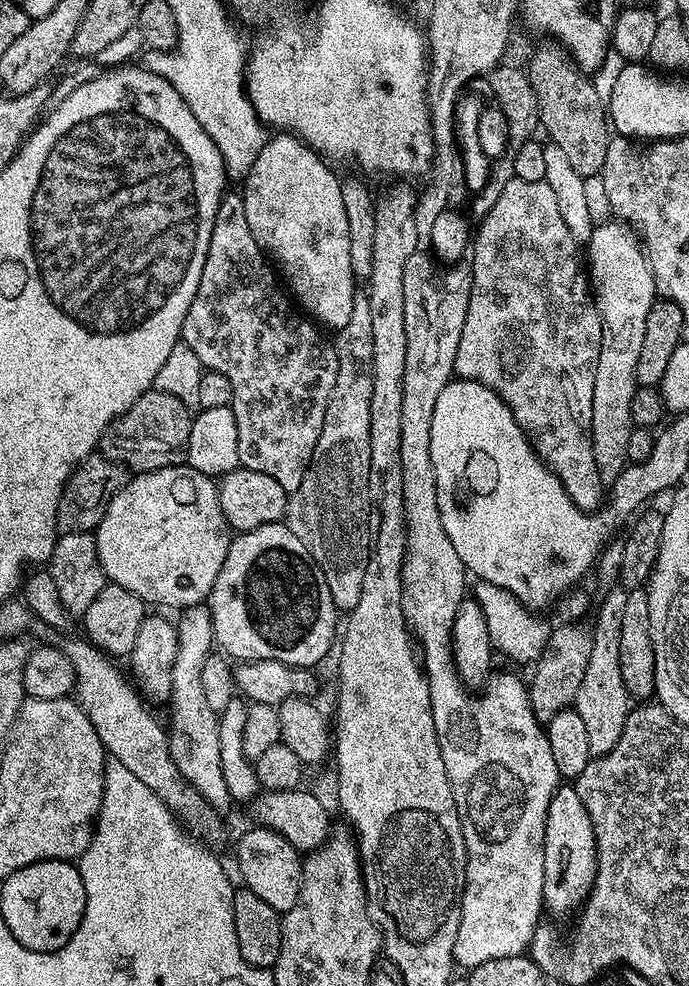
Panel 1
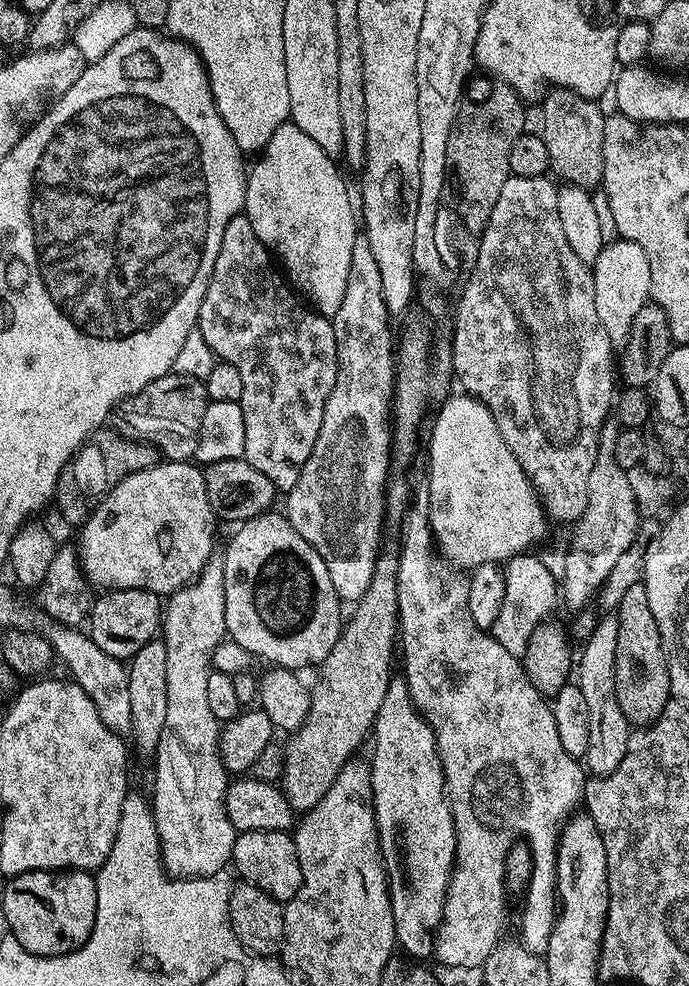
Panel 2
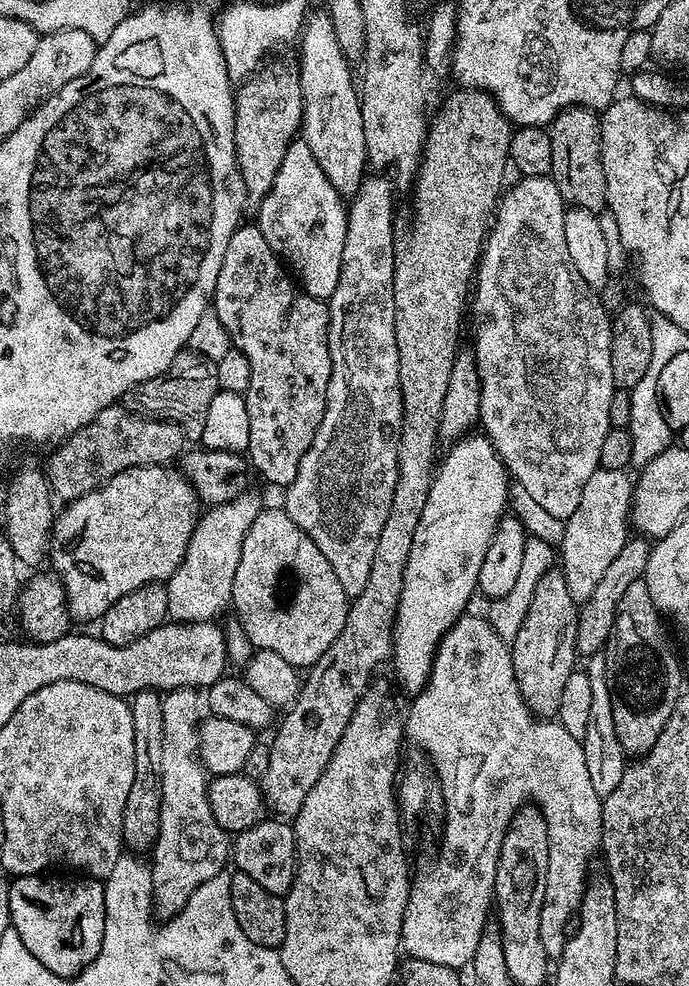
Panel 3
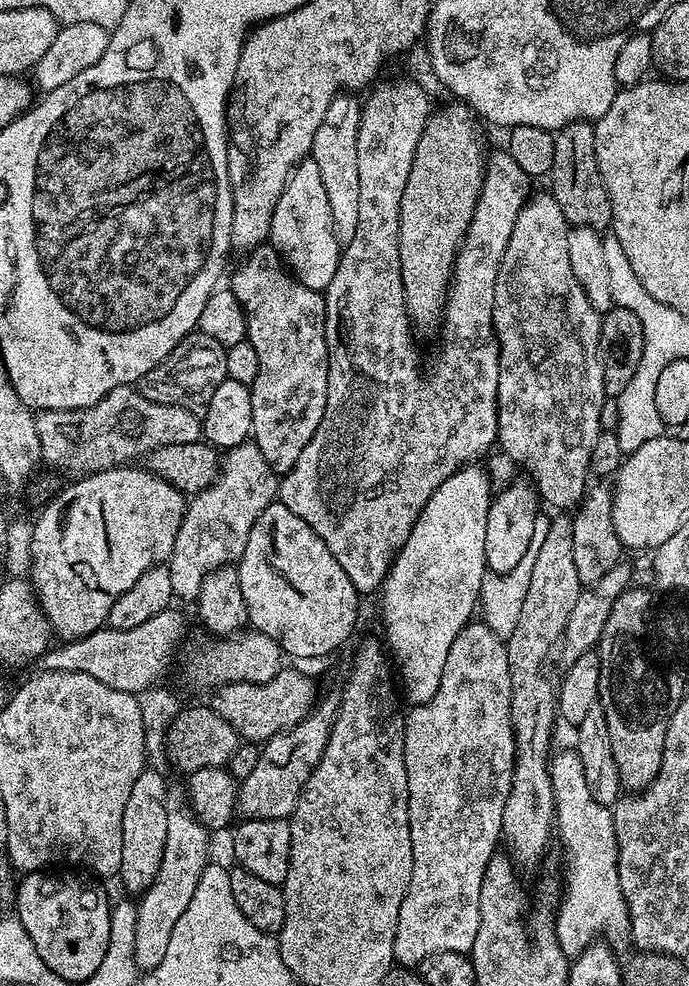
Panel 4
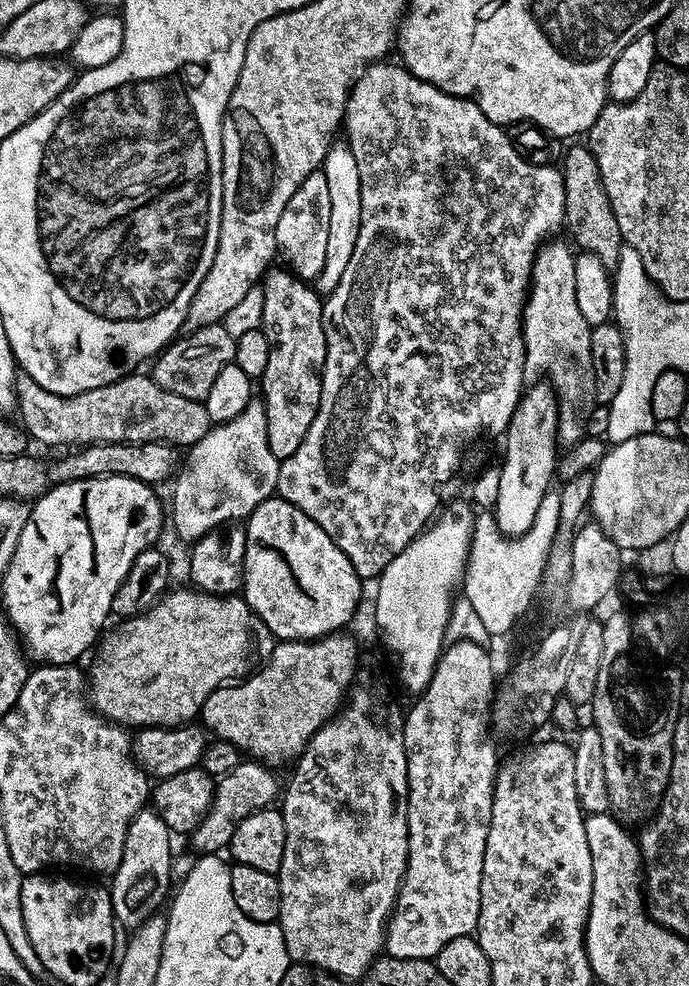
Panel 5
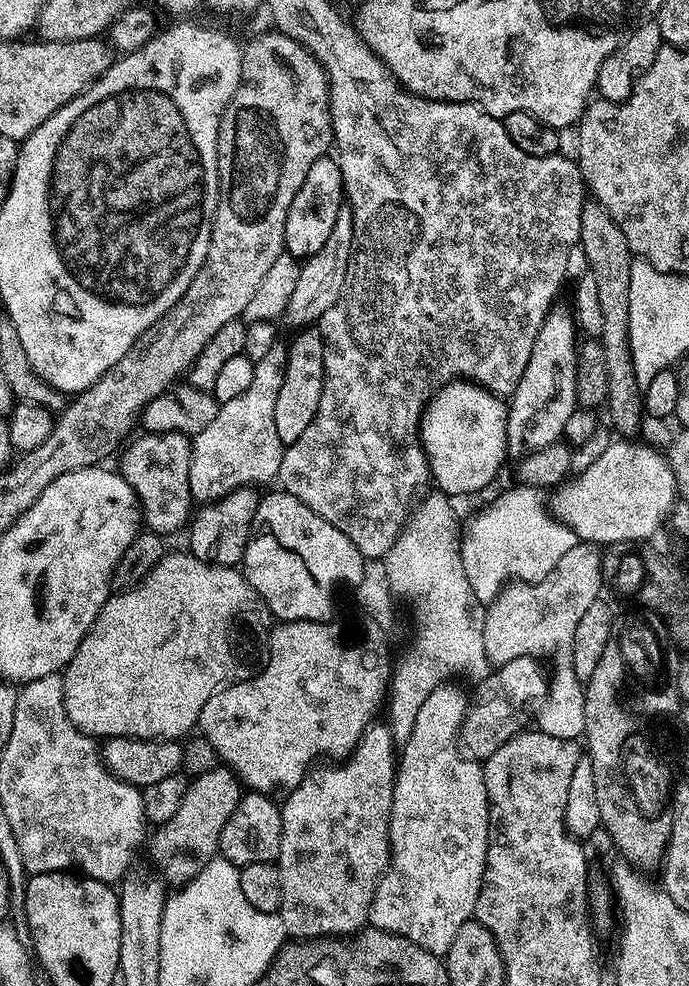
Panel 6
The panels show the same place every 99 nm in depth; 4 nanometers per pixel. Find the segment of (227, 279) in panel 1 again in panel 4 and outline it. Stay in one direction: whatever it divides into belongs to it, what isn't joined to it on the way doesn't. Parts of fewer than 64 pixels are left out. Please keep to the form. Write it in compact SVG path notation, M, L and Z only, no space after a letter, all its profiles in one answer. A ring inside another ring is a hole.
M253 251L245 259L249 260L232 276L230 291L236 296L241 308L250 309L246 316L248 321L246 339L254 346L254 350L258 350L258 378L254 378L250 386L251 439L258 446L258 450L262 450L262 458L266 458L272 471L283 474L295 466L298 458L302 458L302 450L306 450L310 438L314 438L314 430L318 430L322 414L326 410L328 397L328 343L324 333L326 300L321 293L310 290L295 276L285 271L281 261L271 251L268 251L269 253L264 251Z

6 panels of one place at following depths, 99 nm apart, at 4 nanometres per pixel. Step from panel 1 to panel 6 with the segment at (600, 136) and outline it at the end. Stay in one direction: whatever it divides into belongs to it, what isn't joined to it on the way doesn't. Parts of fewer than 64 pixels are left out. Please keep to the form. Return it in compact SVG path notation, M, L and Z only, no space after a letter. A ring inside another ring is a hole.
M595 202L585 203L582 210L579 247L584 248L584 256L588 259L587 271L598 286L598 299L602 309L602 334L598 339L604 346L606 370L610 373L606 411L608 411L609 418L612 419L611 427L617 433L620 431L624 435L621 437L632 438L635 437L632 435L640 428L640 416L642 417L642 386L636 381L636 371L632 365L632 355L628 345L630 342L630 270L634 263L634 253L628 248L626 234L622 234L622 230L618 230L618 222L614 222L614 218L610 218L608 211Z

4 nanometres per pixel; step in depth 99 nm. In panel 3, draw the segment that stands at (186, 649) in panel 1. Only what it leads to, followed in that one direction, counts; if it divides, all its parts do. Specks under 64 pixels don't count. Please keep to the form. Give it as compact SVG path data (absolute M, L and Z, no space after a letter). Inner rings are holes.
M249 490L225 504L211 505L208 512L199 513L196 529L188 543L188 553L176 567L173 576L168 577L168 614L173 621L186 624L206 624L217 619L216 615L232 601L234 574L238 570L238 558L242 558L242 542L246 530L258 518L262 503ZM173 688L162 699L162 798L161 798L161 814L160 814L160 835L156 839L154 847L151 849L150 855L150 896L154 901L154 912L160 915L161 921L171 920L173 916L177 916L179 912L186 906L186 902L190 898L190 894L194 894L194 890L198 890L198 886L202 886L202 882L210 882L210 878L221 875L225 871L224 863L230 860L230 836L229 833L222 830L222 826L218 826L218 822L214 818L214 814L210 810L210 802L208 801L208 781L203 766L200 765L200 722L202 713L200 713L200 704L202 708L202 700L200 700L195 691L191 688Z

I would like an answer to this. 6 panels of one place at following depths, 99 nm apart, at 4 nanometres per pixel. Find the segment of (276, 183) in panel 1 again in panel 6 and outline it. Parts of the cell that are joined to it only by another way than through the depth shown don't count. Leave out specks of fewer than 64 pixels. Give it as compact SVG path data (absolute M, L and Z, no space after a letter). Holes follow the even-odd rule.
M326 154L318 162L314 162L314 166L310 166L306 182L302 182L298 194L294 194L294 202L290 202L290 210L286 214L284 250L297 258L318 254L326 238L330 238L330 230L334 230L334 222L338 222L338 214L345 200L342 170L339 163Z

